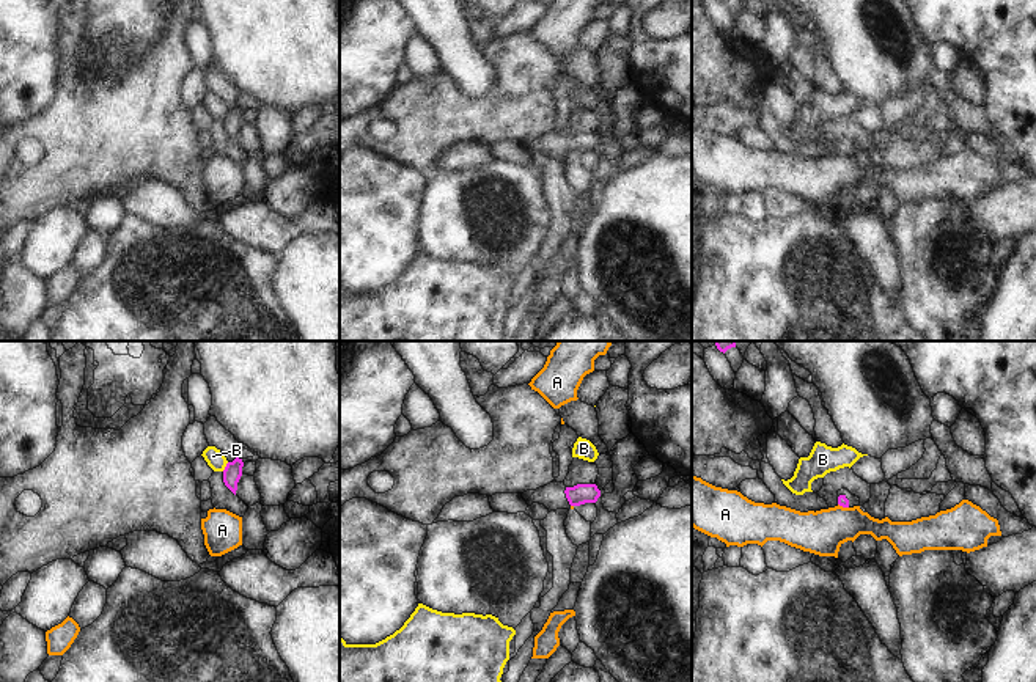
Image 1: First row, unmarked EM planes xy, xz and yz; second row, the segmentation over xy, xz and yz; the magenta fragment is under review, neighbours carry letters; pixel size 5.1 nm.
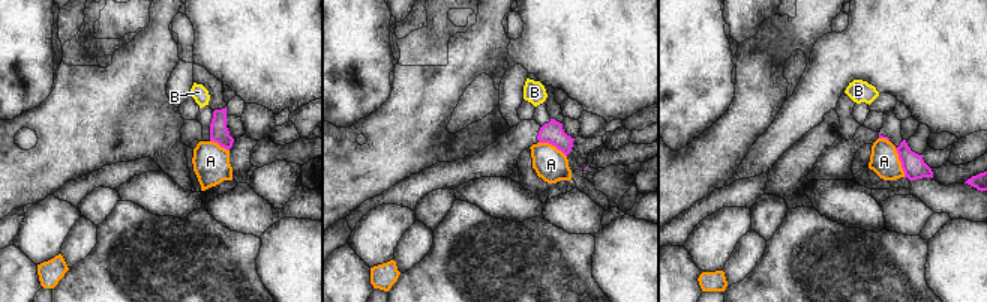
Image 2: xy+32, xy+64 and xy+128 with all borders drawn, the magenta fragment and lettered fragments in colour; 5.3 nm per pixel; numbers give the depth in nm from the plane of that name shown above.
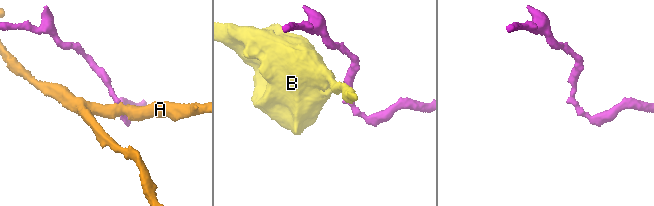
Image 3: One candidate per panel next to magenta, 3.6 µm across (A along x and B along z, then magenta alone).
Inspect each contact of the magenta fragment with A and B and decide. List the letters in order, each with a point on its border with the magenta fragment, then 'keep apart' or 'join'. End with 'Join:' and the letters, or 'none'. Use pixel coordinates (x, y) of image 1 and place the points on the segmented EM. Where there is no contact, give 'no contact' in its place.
A: yz (843, 506) | keep apart
B: xy (225, 467) | keep apart
Join: none

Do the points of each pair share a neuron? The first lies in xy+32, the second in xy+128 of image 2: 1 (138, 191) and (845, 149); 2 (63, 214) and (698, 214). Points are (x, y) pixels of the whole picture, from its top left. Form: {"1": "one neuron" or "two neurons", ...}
{"1": "two neurons", "2": "two neurons"}

